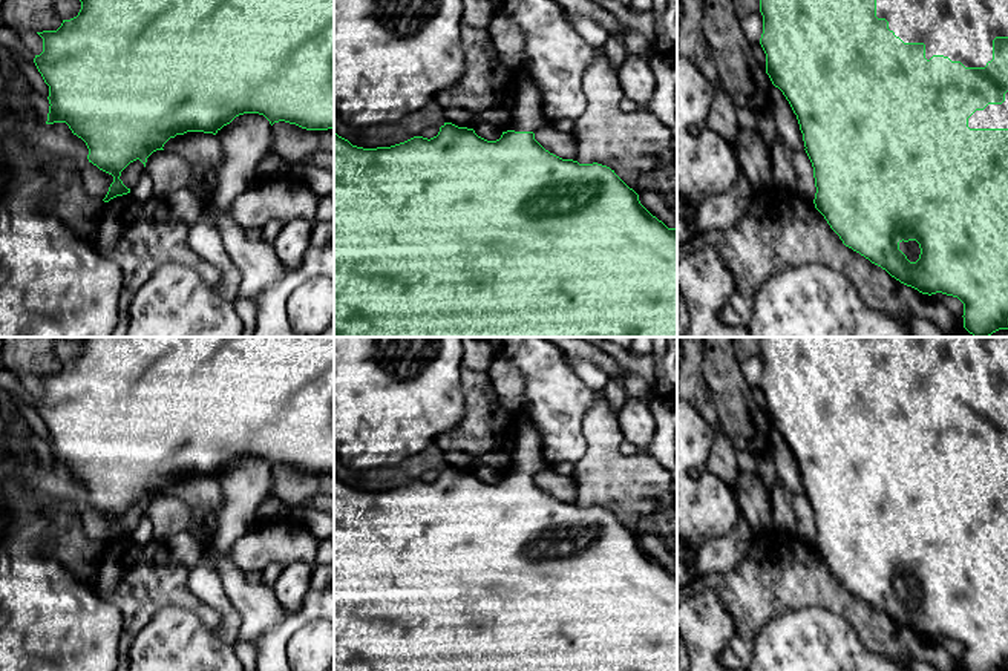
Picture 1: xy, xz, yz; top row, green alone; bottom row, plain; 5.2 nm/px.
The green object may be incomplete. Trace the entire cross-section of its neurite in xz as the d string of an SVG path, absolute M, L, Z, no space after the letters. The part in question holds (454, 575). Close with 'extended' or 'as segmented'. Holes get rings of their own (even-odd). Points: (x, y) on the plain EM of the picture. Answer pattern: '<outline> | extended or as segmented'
M521 417L515 449L510 453L510 466L496 484L487 484L478 480L473 472L458 470L452 466L444 466L438 478L430 483L414 480L404 486L377 492L352 489L334 475L334 671L677 671L677 565L674 571L668 571L653 559L640 547L639 538L610 510L597 506L579 507L545 493L535 483L535 475L544 467L547 463L542 455L542 438L536 426L527 417Z | extended

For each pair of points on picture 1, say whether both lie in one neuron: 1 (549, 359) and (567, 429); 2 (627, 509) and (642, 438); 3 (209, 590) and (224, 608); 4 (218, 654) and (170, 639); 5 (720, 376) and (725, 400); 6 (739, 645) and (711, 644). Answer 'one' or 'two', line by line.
1: one
2: two
3: one
4: one
5: one
6: two

